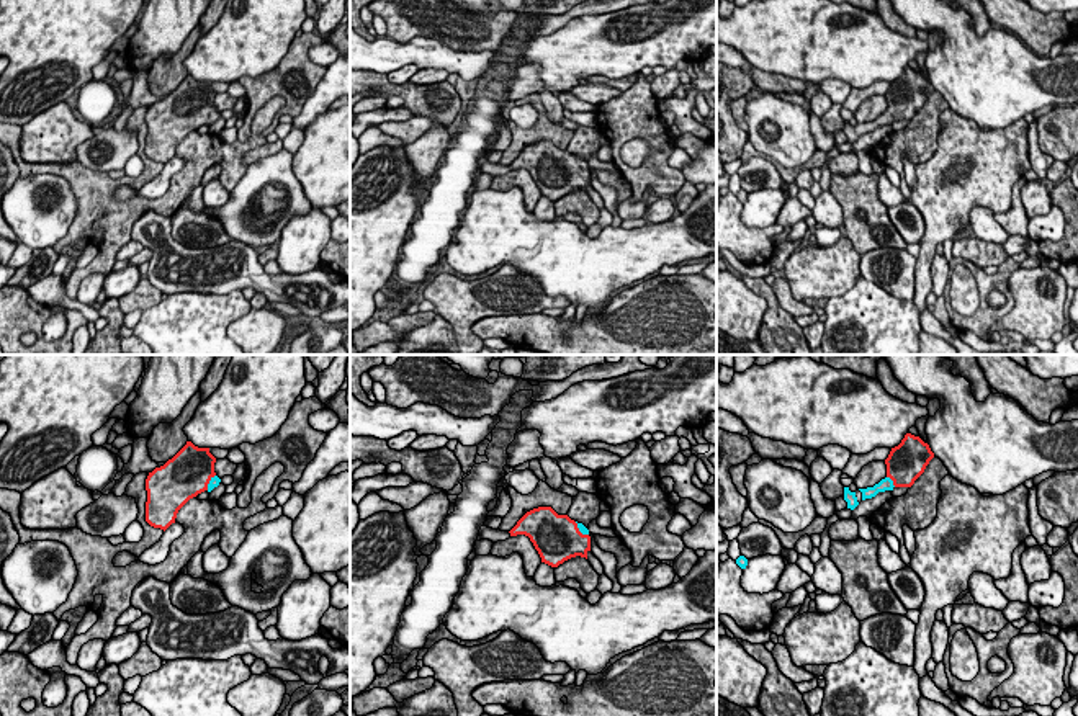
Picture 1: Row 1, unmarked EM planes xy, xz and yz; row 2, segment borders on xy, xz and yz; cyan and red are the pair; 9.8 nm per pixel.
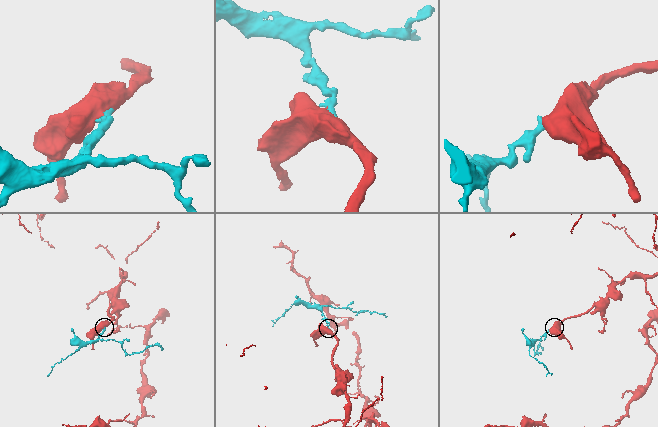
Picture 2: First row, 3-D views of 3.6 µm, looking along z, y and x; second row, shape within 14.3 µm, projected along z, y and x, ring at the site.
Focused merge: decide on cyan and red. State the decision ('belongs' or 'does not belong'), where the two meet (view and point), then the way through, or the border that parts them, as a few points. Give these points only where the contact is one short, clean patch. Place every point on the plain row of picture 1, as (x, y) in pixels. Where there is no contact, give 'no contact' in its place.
belongs; meets cyan in yz at (892, 115); runs through yz (885, 118), (892, 115), (907, 95)

